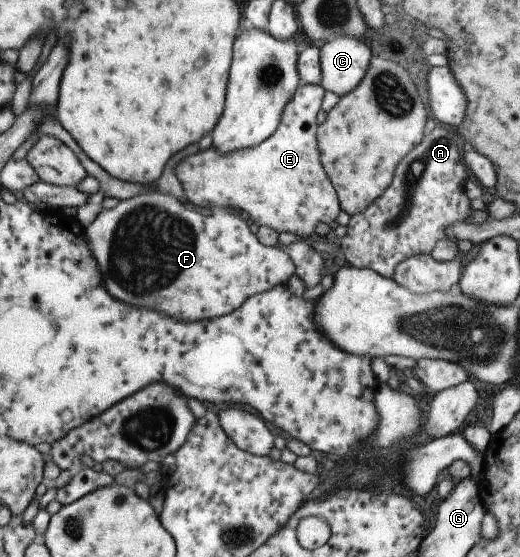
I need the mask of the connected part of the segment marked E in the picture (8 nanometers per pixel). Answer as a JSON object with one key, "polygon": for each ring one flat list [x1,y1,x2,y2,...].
{"polygon":[[300,83,282,108,278,128,256,146,218,154,214,146,188,155,176,166,176,178,184,188,187,204,203,211,229,209,259,226,296,236,310,236,318,222,330,224,341,210,332,184,320,164,316,142,316,115,324,89,320,84]]}

